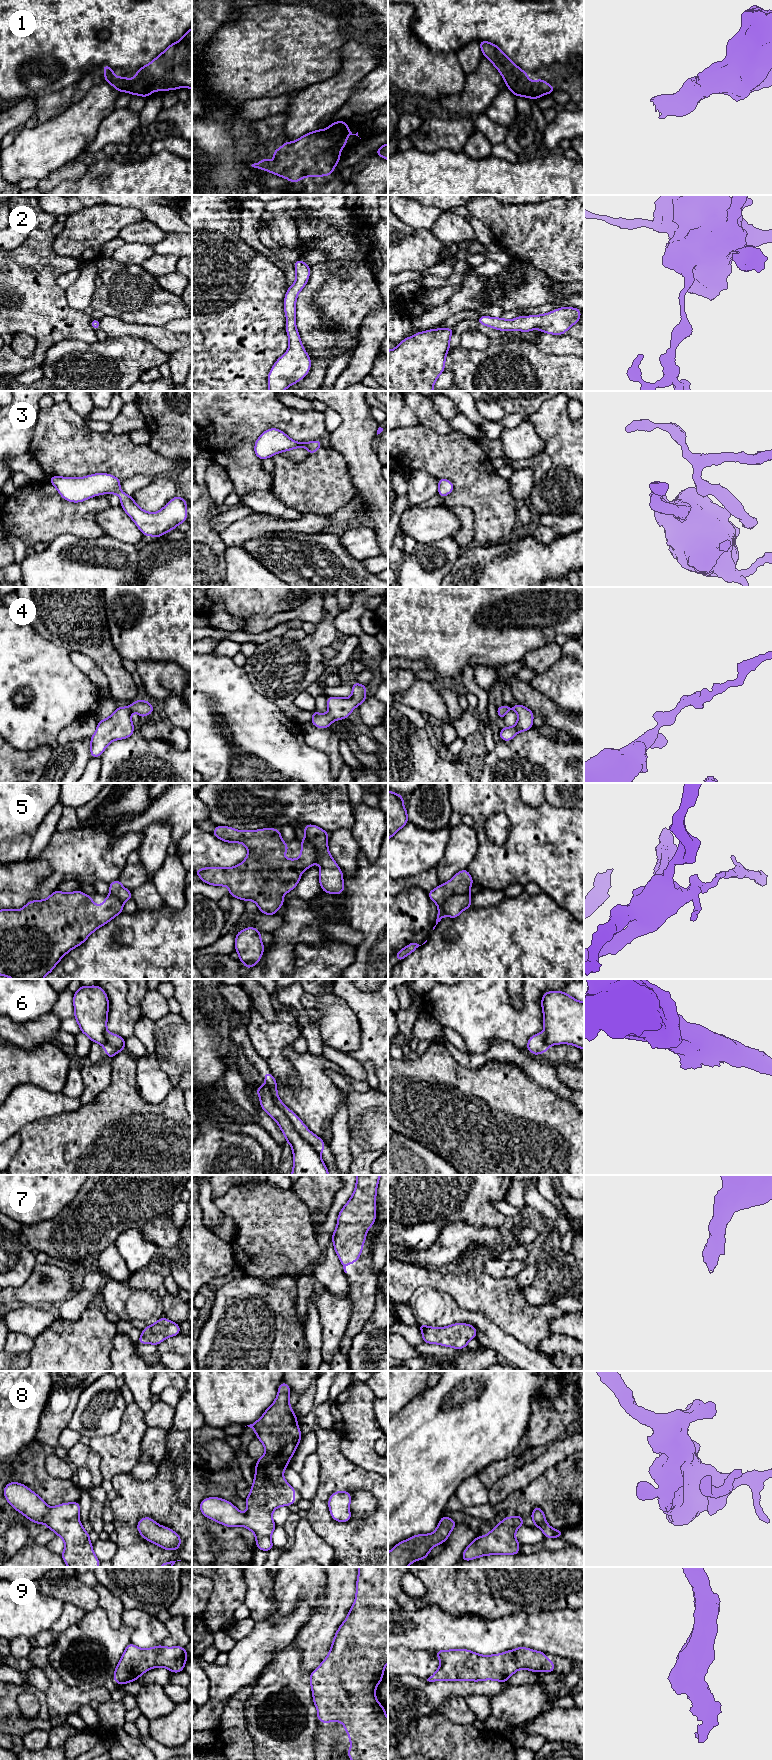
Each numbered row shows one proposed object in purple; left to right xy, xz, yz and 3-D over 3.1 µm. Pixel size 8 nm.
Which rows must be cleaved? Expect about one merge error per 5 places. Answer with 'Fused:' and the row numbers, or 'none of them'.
Fused: 5, 6

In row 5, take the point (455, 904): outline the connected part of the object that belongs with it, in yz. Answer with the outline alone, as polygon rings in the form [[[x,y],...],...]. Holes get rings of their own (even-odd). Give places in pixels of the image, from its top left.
[[[470,894],[452,895],[446,900],[443,906],[445,916],[453,919],[457,918],[462,911],[468,908],[471,908]]]

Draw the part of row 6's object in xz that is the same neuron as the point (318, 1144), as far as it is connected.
[[[266,1072],[263,1074],[263,1076],[265,1077],[265,1085],[269,1087],[273,1094],[274,1102],[284,1111],[302,1138],[308,1141],[317,1153],[321,1154],[324,1151],[325,1142],[317,1135],[309,1131],[307,1126],[300,1120],[300,1118],[282,1103],[277,1094],[277,1082],[273,1075],[270,1072]]]

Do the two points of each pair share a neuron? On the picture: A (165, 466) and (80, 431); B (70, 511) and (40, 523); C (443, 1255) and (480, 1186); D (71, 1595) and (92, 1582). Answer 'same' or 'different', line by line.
A: same
B: same
C: different
D: different

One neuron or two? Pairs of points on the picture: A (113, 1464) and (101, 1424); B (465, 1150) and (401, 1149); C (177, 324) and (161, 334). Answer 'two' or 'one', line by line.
A: two
B: two
C: two

